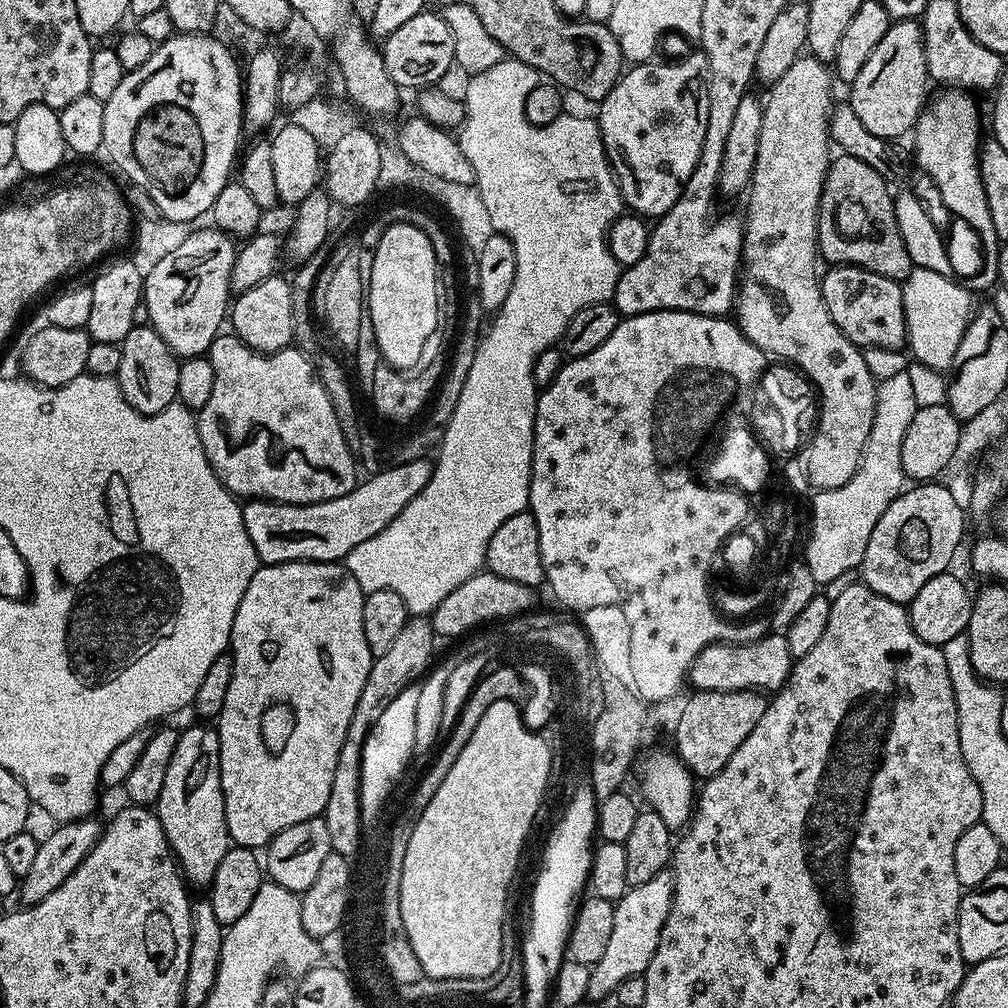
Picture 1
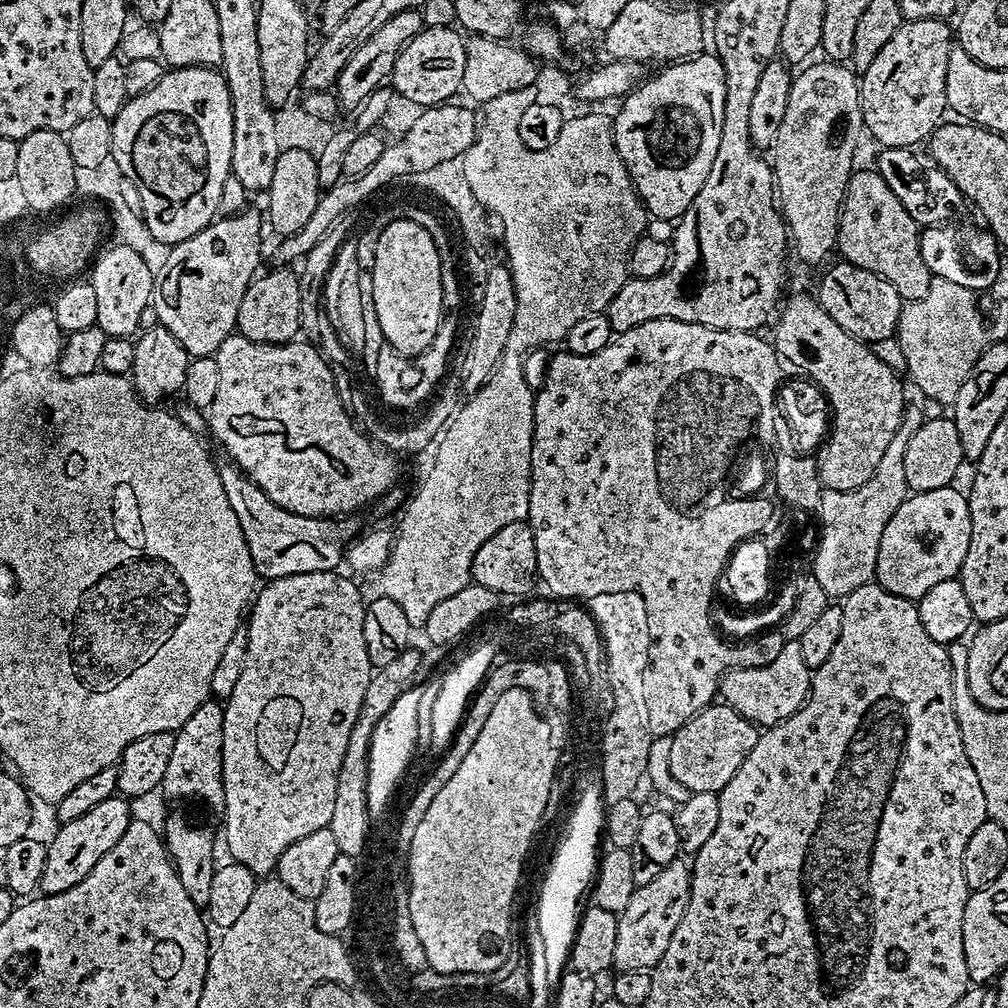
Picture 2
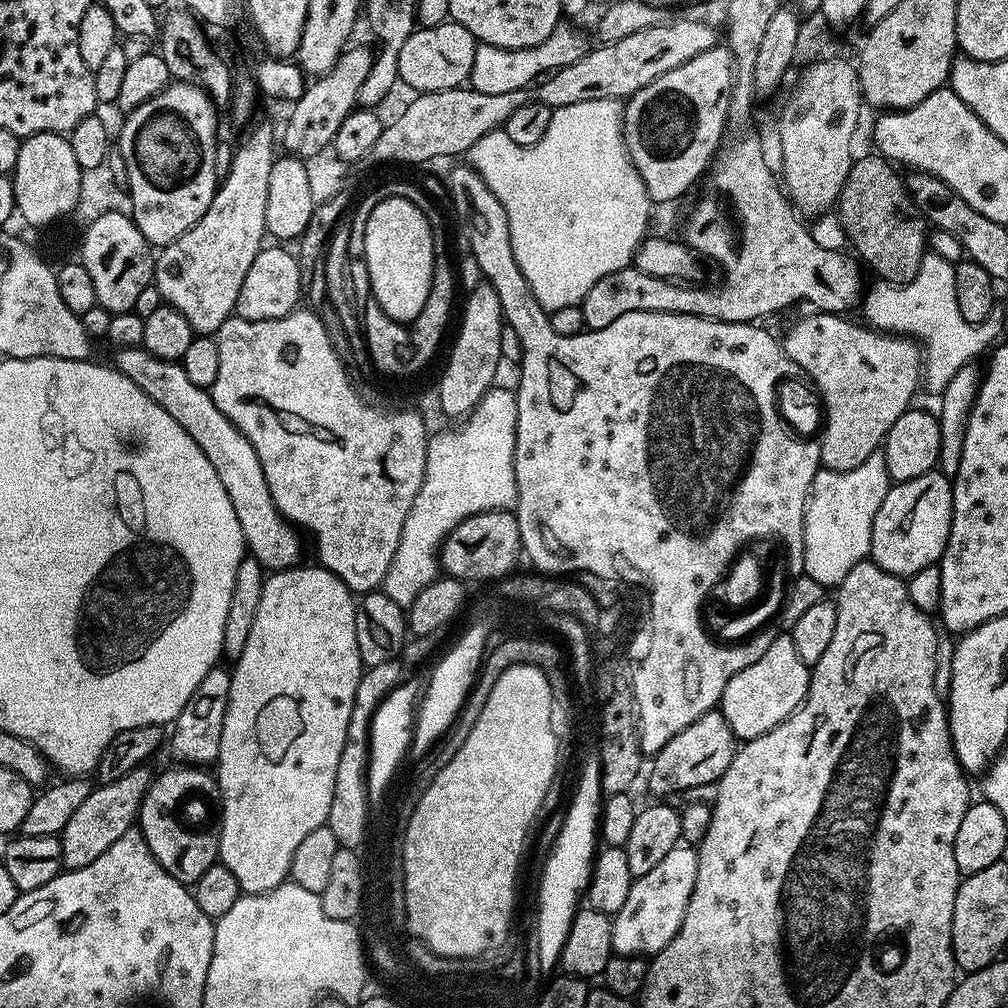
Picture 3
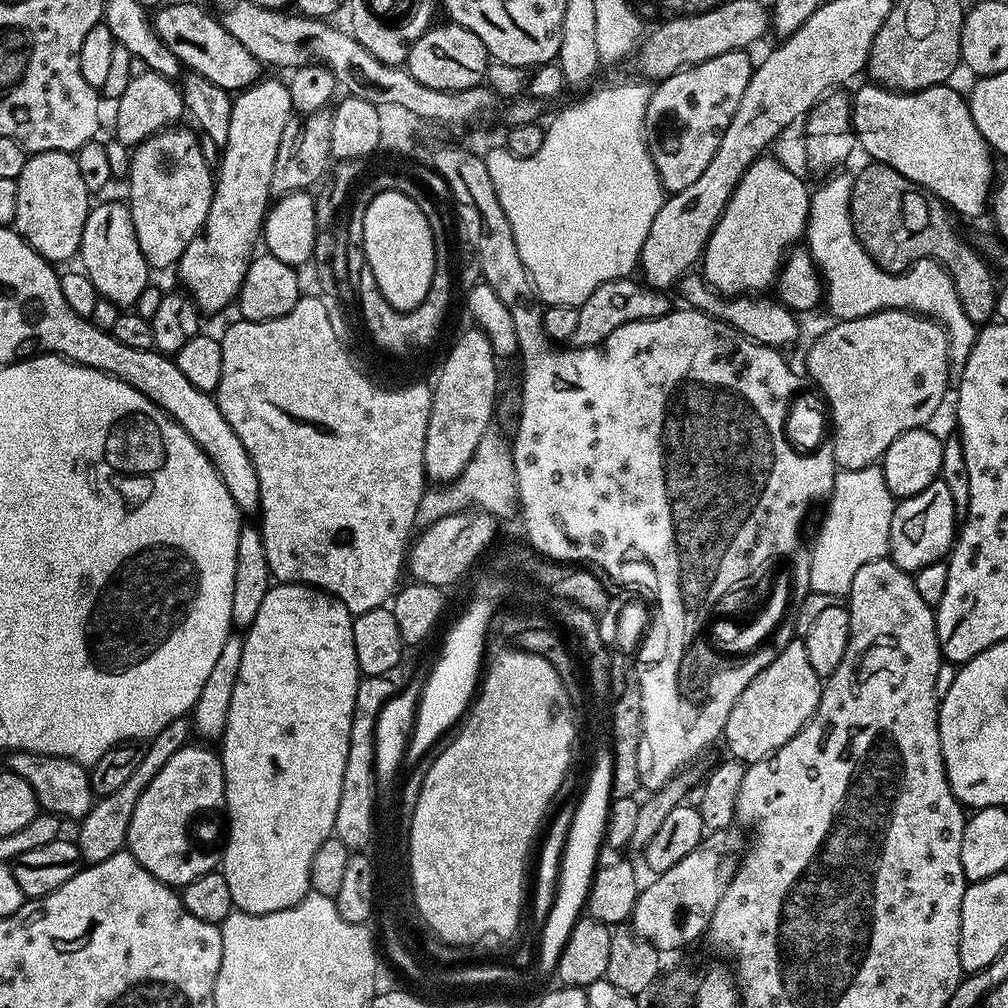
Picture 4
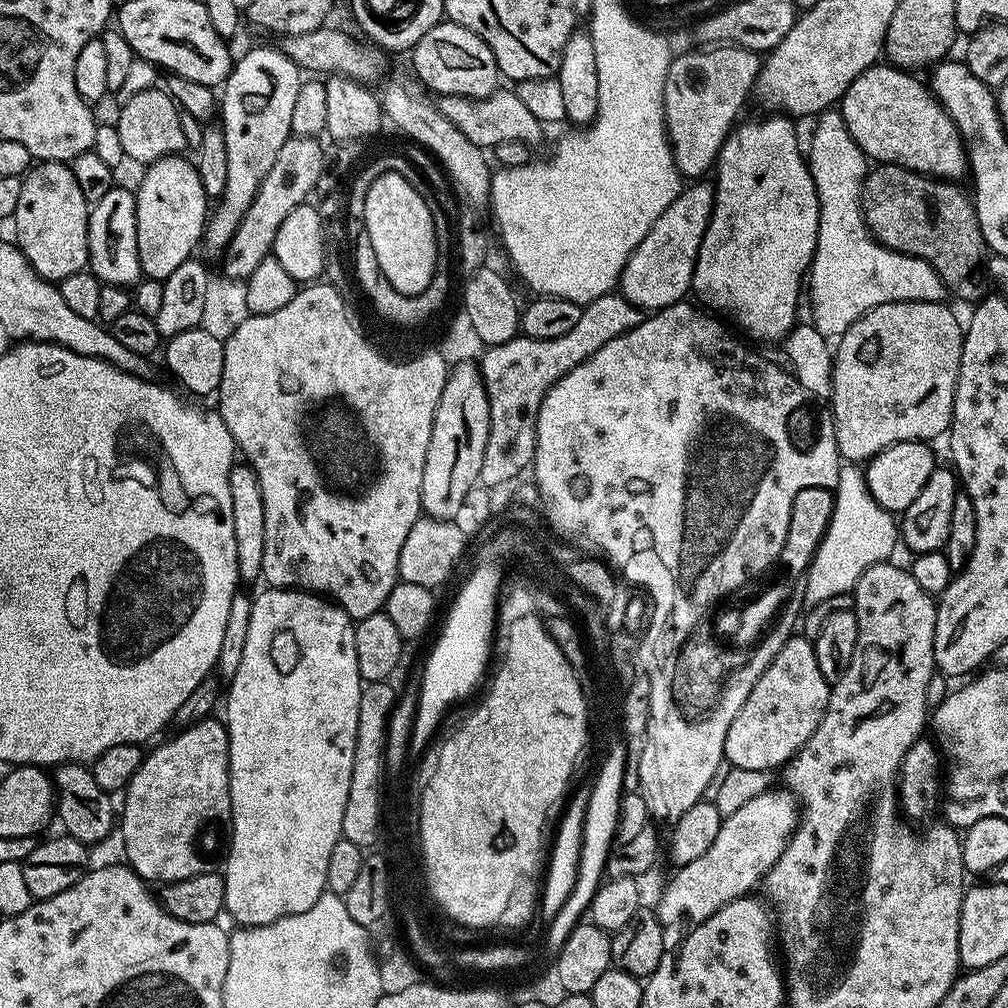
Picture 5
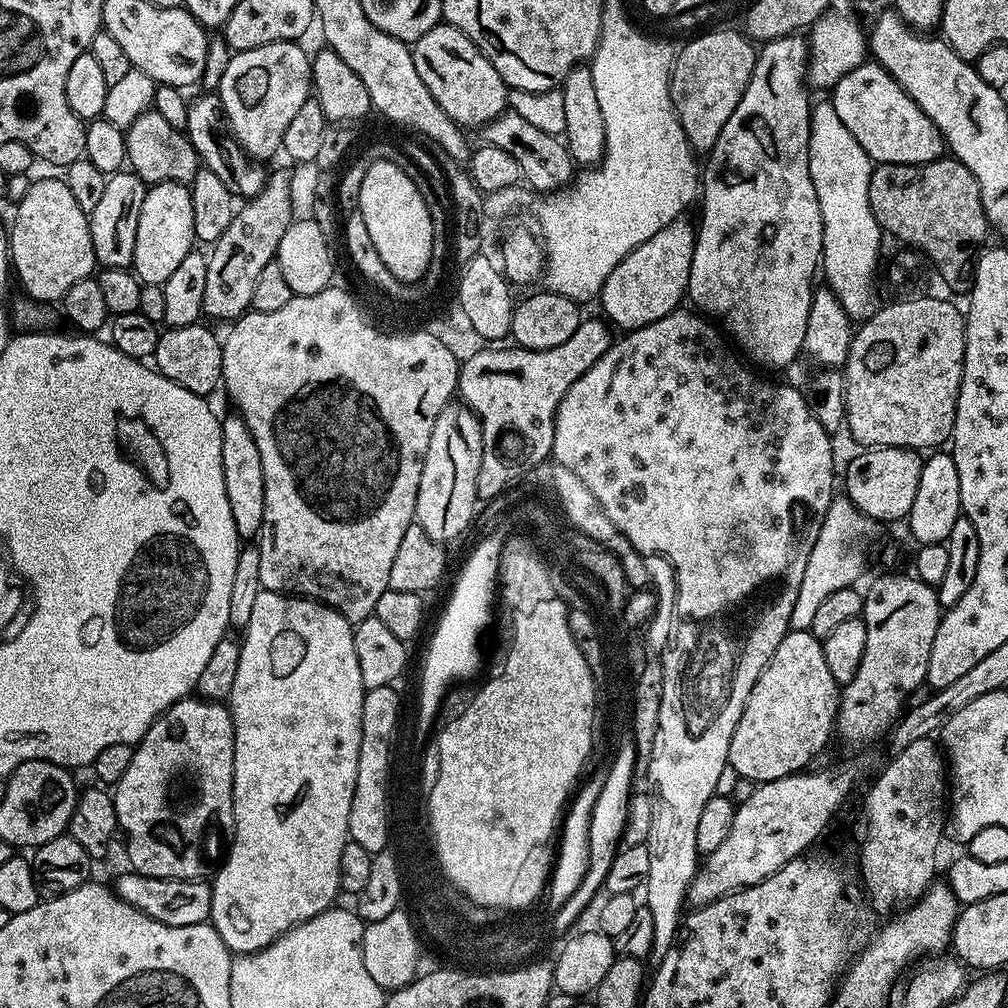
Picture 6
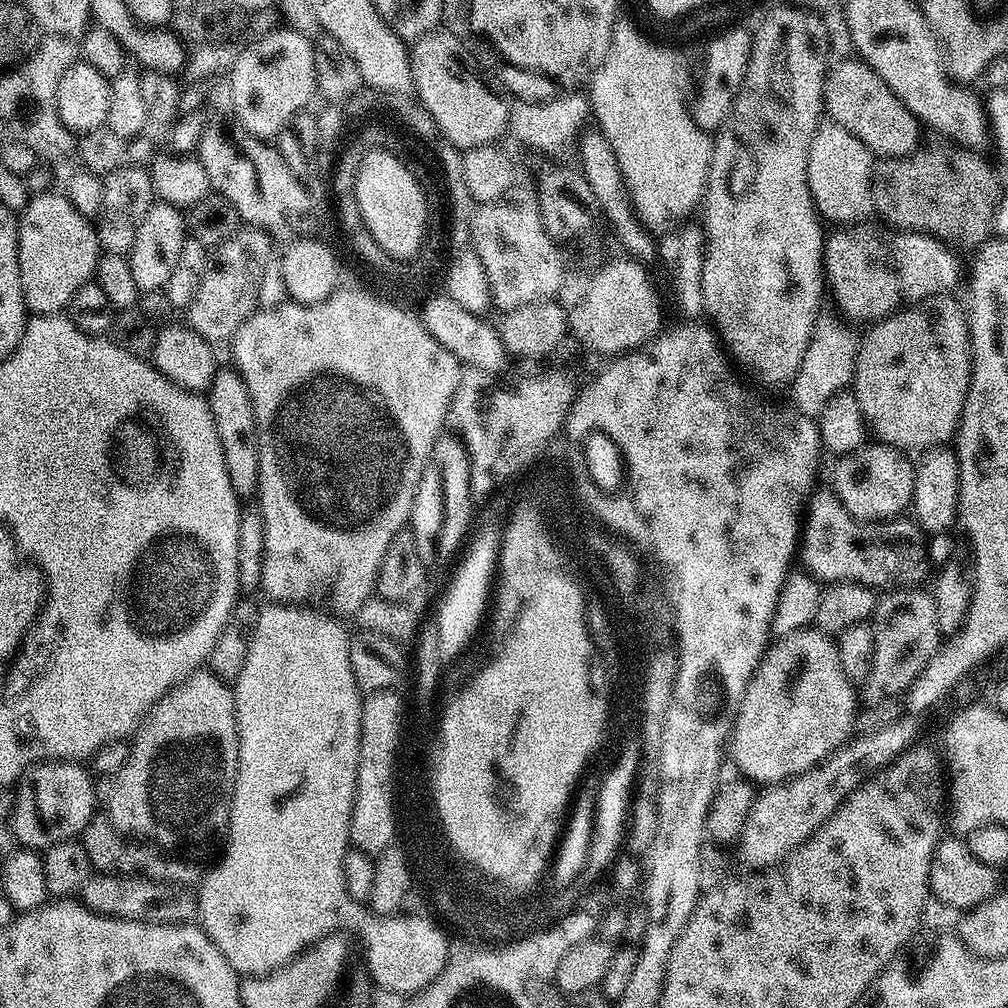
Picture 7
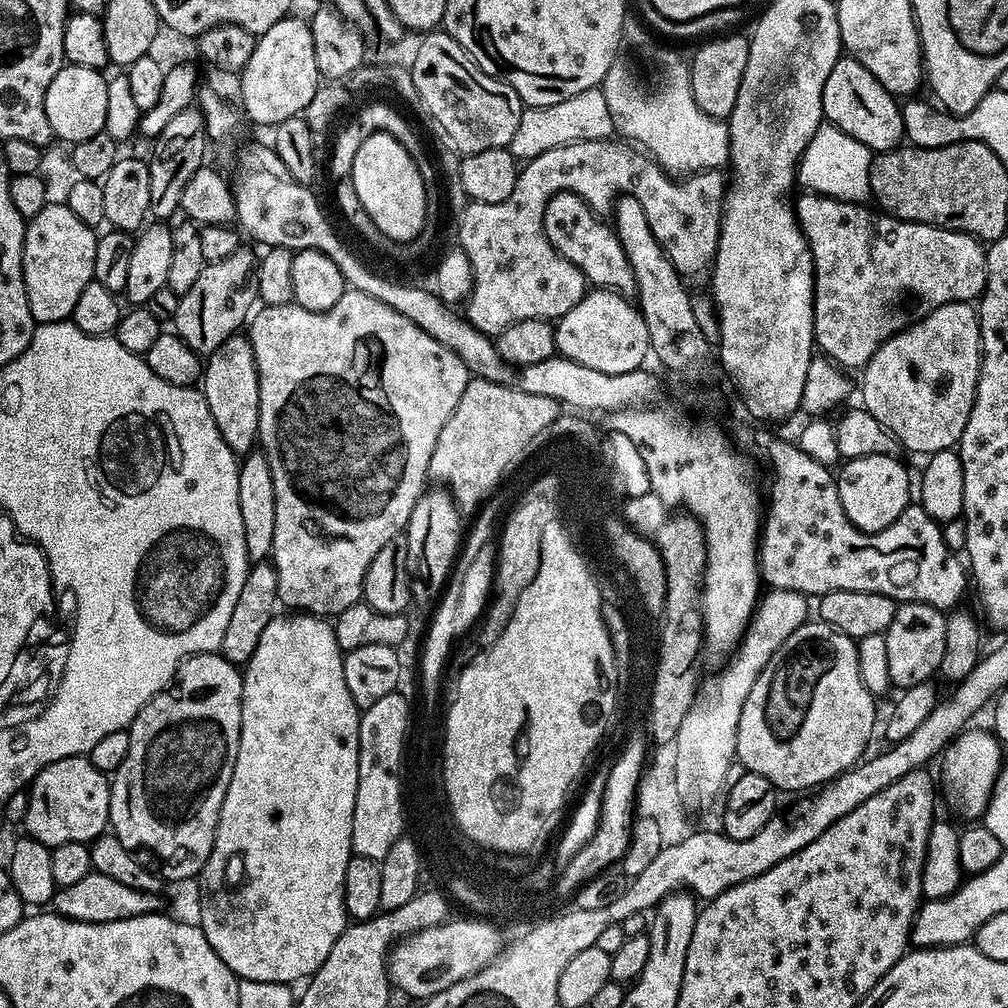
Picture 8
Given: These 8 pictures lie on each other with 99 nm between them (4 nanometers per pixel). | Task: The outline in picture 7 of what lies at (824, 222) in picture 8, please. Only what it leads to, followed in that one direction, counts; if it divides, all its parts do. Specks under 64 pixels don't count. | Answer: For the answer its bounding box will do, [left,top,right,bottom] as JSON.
[824,222,960,326]

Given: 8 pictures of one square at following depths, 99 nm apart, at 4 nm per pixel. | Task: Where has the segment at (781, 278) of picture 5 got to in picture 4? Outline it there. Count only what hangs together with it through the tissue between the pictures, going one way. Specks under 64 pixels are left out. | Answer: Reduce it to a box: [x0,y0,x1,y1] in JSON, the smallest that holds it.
[702,159,810,296]

